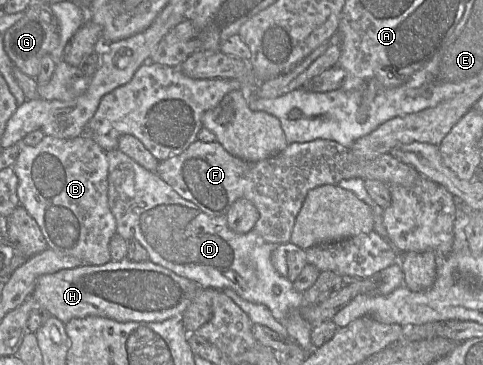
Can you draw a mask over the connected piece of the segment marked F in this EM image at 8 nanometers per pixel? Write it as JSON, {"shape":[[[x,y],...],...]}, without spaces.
{"shape":[[[316,139],[306,143],[291,143],[280,153],[258,162],[247,162],[230,154],[218,141],[195,140],[179,155],[159,161],[156,173],[182,198],[194,203],[210,216],[226,215],[231,205],[240,198],[249,200],[259,213],[254,230],[269,243],[278,245],[291,242],[295,219],[303,205],[307,193],[322,185],[338,185],[345,179],[372,179],[388,185],[412,186],[421,176],[413,167],[390,155],[383,154],[375,159],[357,158],[349,148],[327,139]]]}

